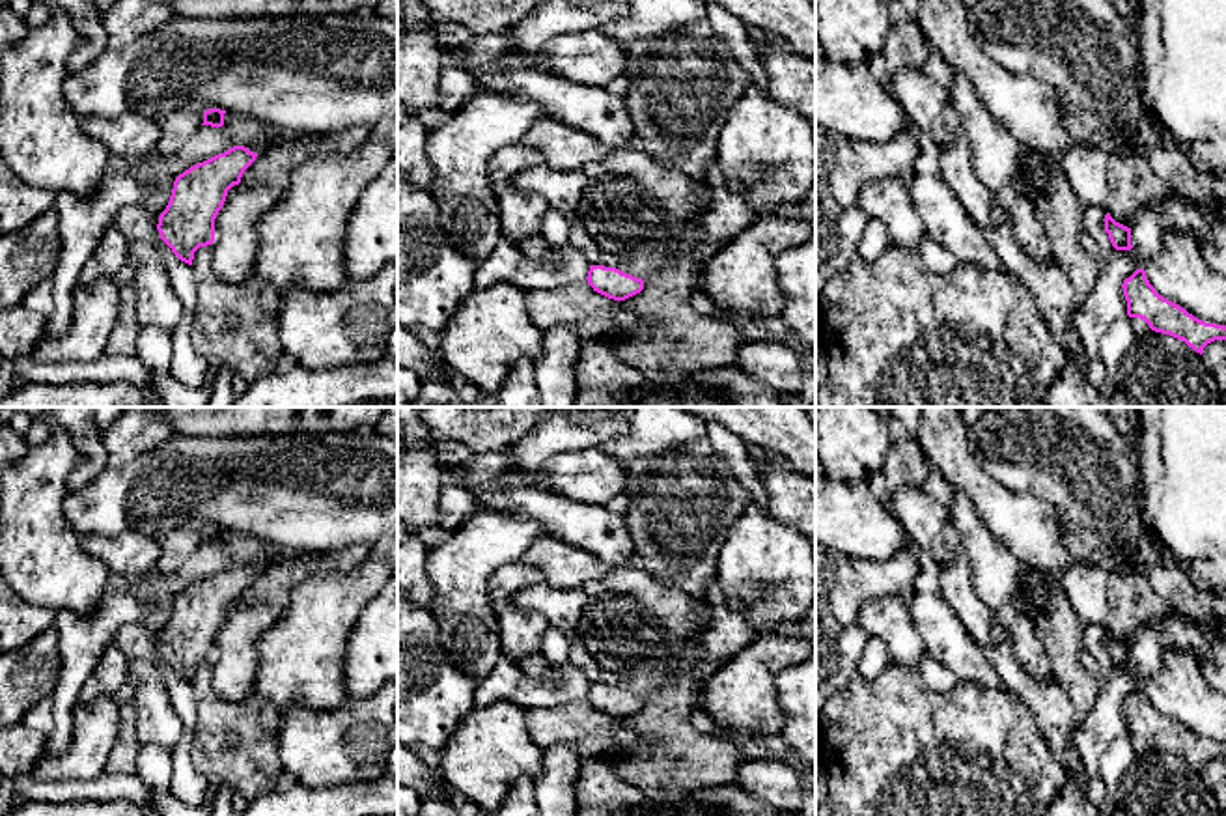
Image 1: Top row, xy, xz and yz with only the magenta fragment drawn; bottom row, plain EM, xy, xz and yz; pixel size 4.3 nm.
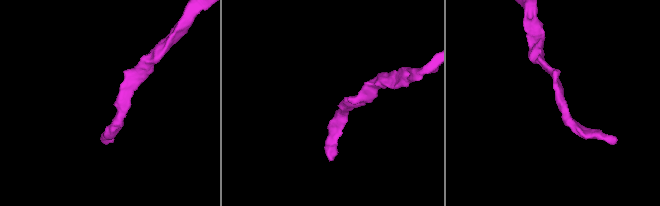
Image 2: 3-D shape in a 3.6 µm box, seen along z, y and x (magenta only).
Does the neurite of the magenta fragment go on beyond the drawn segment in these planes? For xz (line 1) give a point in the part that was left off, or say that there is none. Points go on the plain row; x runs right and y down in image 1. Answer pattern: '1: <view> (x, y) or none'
1: none

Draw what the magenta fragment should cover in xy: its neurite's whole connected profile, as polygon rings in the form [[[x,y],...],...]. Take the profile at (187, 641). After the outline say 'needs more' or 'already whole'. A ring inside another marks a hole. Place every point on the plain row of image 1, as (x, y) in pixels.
[[[233,564],[179,592],[172,614],[159,635],[160,657],[185,682],[192,683],[200,665],[213,663],[215,637],[222,627],[228,609],[241,601],[244,588],[258,571]]] | already whole

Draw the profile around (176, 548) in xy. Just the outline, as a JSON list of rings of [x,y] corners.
[[[177,530],[164,536],[160,545],[160,556],[157,570],[170,575],[183,568],[183,564],[194,555],[203,542],[203,530]]]

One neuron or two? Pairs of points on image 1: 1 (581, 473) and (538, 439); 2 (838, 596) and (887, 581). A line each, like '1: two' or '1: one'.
1: two
2: one

